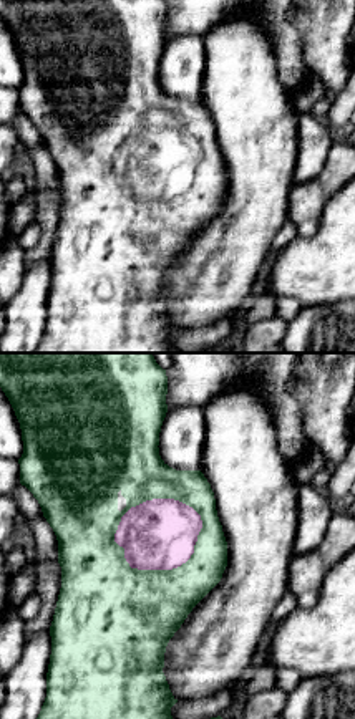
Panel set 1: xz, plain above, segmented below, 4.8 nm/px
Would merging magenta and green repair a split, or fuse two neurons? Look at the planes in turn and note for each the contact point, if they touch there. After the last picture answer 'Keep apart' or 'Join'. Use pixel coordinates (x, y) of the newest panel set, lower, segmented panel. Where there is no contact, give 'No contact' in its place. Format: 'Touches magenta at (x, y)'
Touches magenta at (150, 501)

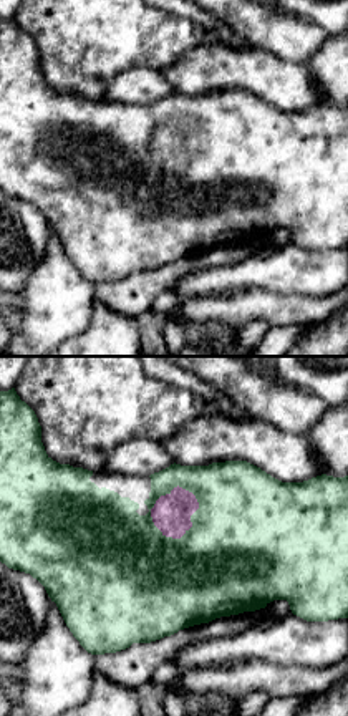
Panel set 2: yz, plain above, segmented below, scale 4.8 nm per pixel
Touches magenta at (194, 511)

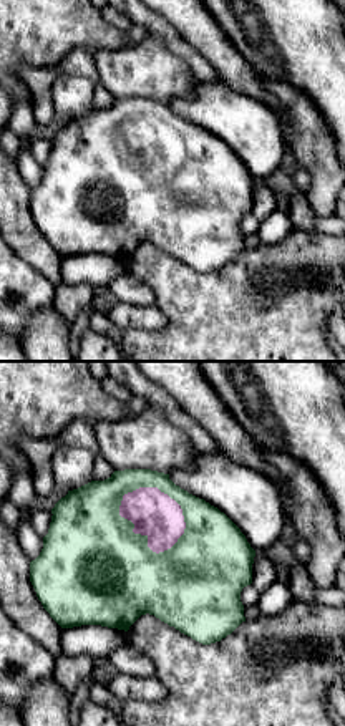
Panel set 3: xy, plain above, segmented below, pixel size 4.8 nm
Touches magenta at (163, 493)

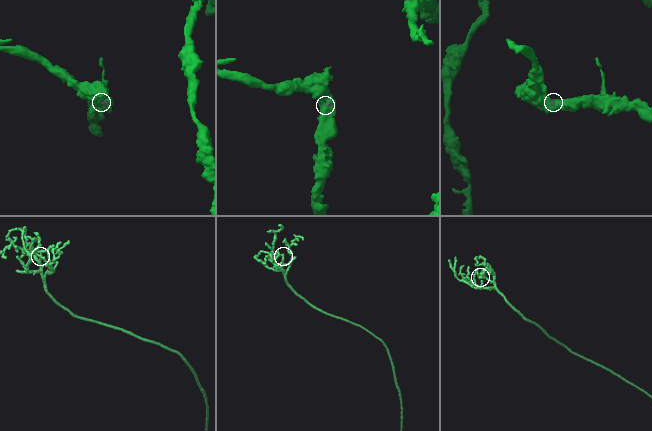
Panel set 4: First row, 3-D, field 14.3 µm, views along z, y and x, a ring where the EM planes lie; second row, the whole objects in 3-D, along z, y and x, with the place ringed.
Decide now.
Join

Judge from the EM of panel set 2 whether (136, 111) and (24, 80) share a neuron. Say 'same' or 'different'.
same

